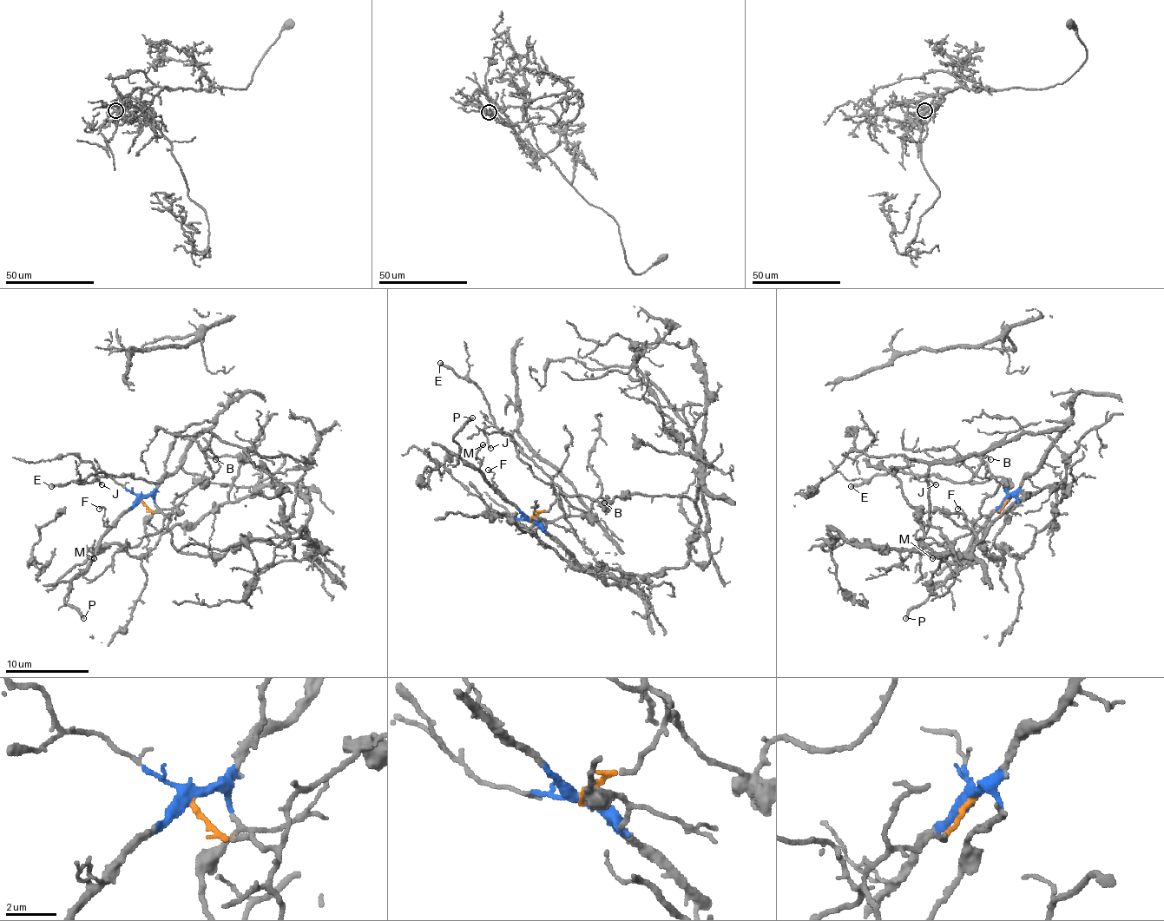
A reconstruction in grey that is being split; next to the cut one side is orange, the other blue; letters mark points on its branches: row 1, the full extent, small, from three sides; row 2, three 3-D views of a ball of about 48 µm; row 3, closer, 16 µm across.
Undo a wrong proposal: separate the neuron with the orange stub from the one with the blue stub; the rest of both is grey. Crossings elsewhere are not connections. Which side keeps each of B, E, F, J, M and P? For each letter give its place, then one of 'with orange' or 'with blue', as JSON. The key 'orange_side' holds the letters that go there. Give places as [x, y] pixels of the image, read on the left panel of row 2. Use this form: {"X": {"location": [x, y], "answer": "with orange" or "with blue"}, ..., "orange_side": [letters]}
{"B": {"location": [215, 459], "answer": "with orange"}, "E": {"location": [51, 486], "answer": "with blue"}, "F": {"location": [99, 509], "answer": "with blue"}, "J": {"location": [101, 484], "answer": "with blue"}, "M": {"location": [94, 558], "answer": "with blue"}, "P": {"location": [83, 618], "answer": "with blue"}, "orange_side": ["B"]}

